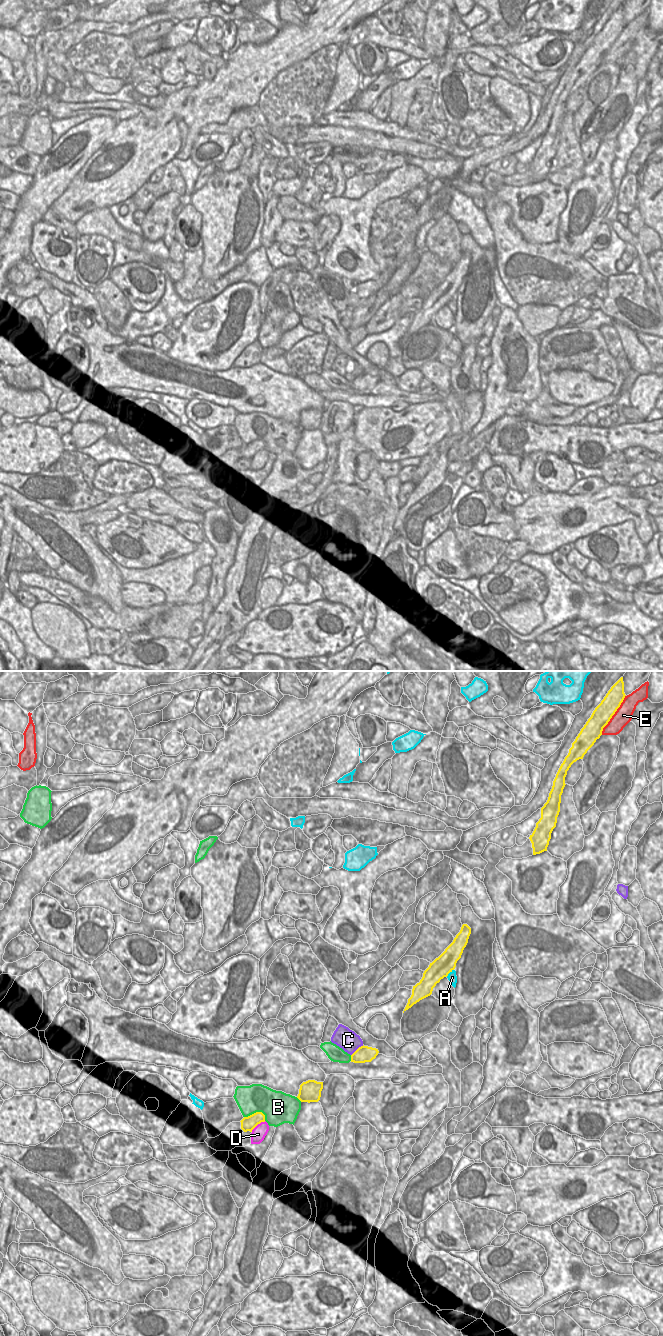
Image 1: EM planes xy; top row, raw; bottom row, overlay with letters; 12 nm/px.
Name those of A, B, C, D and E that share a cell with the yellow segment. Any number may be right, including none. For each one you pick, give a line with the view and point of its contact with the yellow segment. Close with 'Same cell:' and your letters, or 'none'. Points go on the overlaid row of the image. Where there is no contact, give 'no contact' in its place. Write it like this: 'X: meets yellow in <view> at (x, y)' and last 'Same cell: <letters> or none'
Same cell: none

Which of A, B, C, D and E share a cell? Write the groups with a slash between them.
A / B / C / D / E

